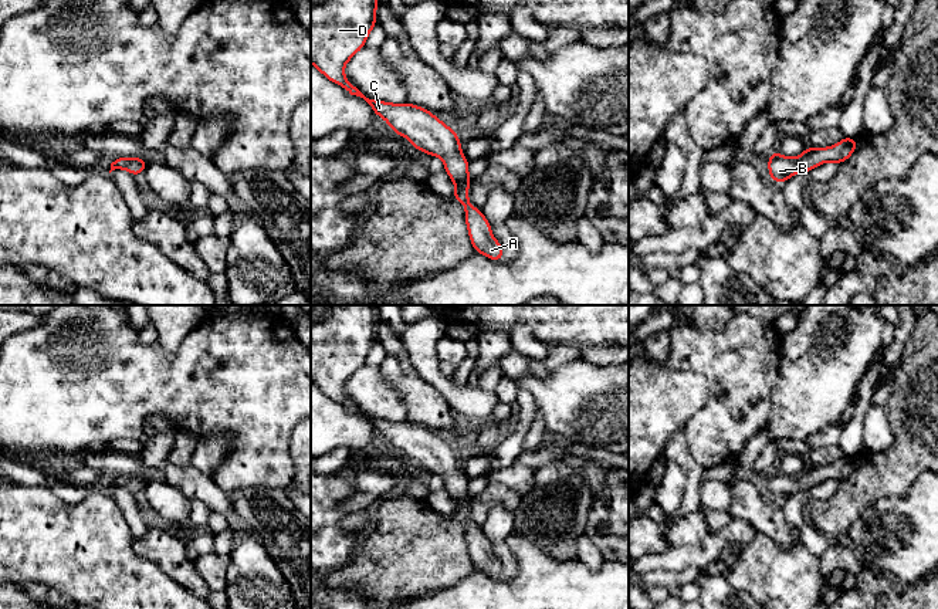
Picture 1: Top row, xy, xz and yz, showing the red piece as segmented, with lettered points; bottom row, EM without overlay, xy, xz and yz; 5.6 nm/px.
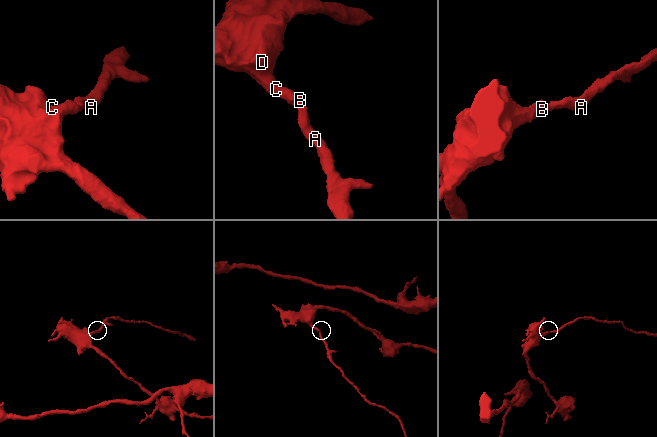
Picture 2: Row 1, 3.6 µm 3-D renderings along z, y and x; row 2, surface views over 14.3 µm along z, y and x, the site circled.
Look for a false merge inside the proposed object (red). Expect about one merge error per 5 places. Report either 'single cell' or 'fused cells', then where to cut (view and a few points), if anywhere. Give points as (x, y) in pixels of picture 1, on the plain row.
single cell; no cut

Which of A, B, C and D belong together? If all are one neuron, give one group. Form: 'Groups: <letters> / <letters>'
Groups: A B C D

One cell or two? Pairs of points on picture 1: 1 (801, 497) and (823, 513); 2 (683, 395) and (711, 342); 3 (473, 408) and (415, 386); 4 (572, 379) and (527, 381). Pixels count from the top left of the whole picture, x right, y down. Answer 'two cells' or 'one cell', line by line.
1: two cells
2: two cells
3: two cells
4: one cell

